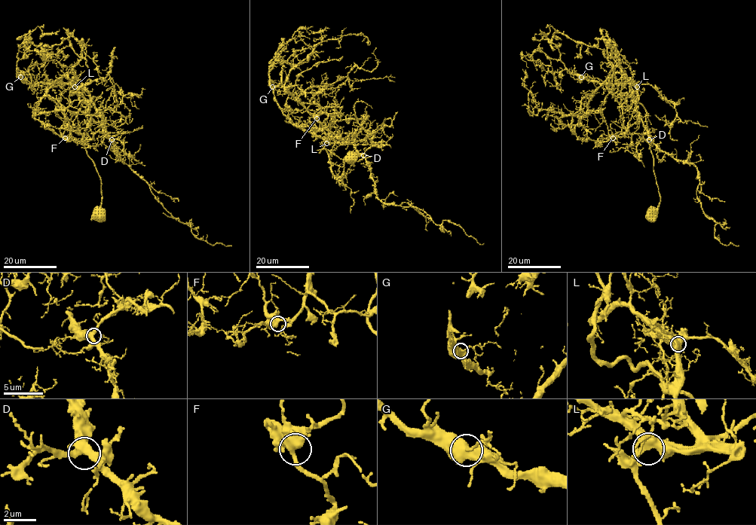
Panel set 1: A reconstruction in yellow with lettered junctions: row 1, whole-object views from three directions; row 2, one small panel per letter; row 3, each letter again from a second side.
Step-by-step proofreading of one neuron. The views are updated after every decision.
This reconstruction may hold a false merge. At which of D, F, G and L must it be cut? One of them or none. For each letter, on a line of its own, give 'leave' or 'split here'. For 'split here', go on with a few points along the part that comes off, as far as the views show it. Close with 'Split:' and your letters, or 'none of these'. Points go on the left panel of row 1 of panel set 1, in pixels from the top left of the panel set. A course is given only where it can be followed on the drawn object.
D: leave
F: leave
G: split here | (20, 76), (32, 65), (44, 69), (49, 62), (56, 59), (67, 66), (62, 99), (51, 114), (46, 115)
L: leave
Split: G

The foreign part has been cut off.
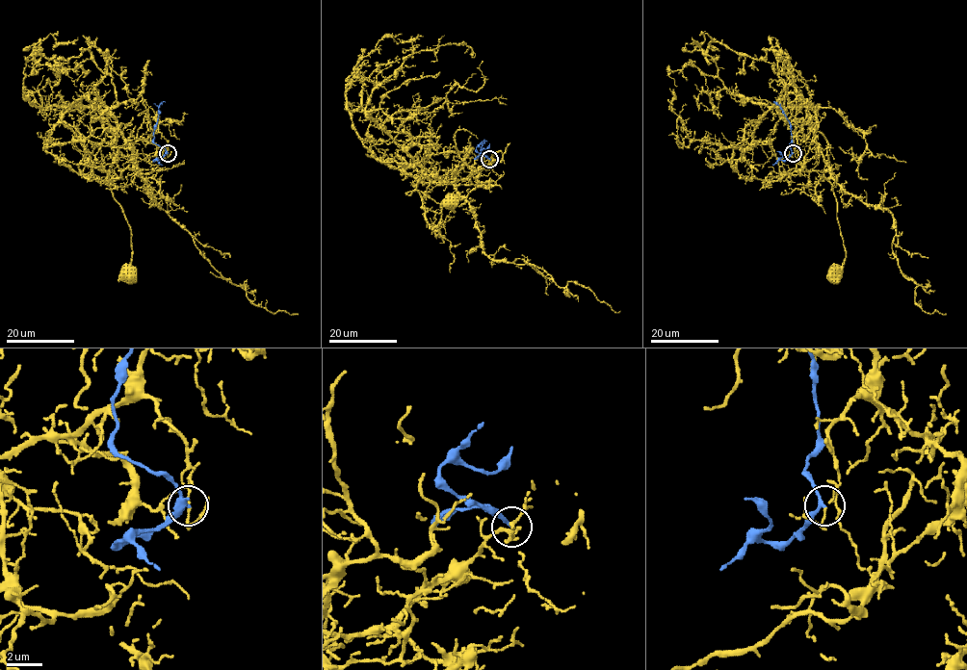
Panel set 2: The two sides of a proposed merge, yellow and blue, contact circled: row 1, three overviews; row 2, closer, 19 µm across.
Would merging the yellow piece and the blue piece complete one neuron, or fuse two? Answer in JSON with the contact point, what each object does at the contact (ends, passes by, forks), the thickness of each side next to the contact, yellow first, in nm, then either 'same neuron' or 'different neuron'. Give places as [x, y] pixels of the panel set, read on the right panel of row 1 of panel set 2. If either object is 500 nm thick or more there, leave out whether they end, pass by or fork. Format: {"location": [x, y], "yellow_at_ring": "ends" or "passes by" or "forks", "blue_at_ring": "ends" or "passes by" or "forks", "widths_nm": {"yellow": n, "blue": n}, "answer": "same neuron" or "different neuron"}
{"location": [793, 153], "yellow_at_ring": "passes by", "blue_at_ring": "passes by", "widths_nm": {"yellow": 90, "blue": 150}, "answer": "different neuron"}

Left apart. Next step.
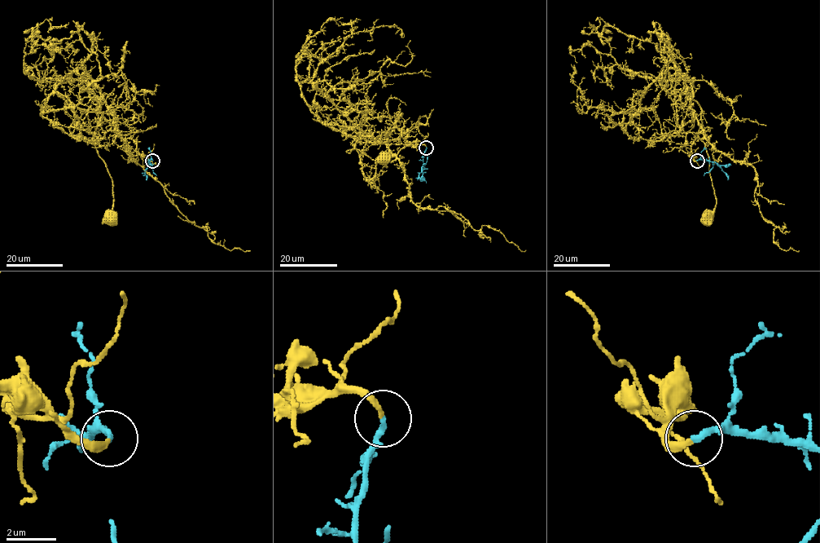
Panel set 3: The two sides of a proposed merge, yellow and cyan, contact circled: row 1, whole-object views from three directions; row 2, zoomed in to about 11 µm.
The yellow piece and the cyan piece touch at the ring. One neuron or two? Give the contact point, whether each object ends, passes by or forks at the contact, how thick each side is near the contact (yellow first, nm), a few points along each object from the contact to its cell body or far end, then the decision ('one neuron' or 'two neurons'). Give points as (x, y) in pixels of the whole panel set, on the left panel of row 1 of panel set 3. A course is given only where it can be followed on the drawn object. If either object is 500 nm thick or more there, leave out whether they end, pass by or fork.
(152, 161) | yellow ends | cyan ends | 220/240 nm | yellow via (152, 161), (124, 139), (106, 103), (85, 97), (74, 106), (80, 133), (111, 179), (113, 220) | cyan via (152, 160), (145, 169), (146, 180) | one neuron

